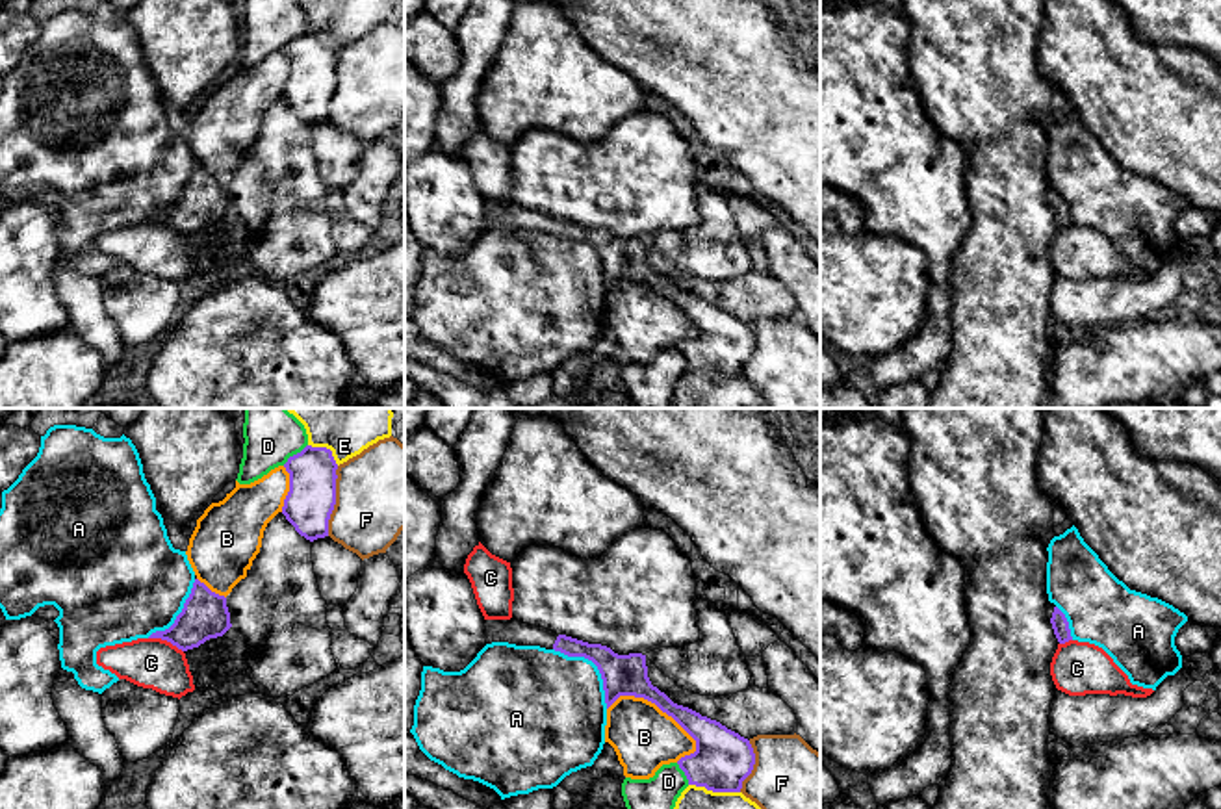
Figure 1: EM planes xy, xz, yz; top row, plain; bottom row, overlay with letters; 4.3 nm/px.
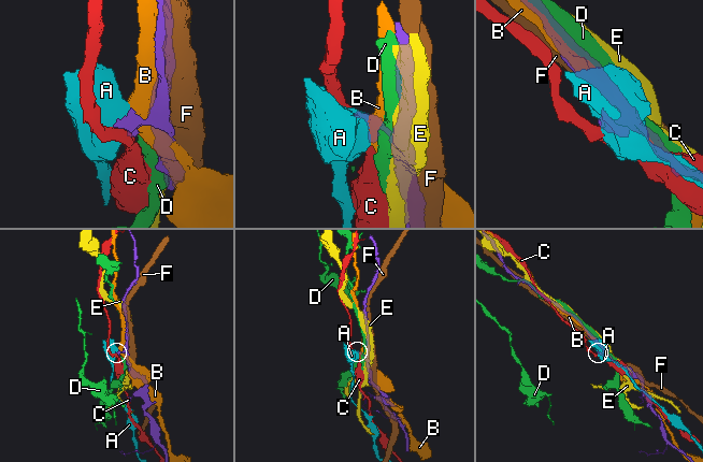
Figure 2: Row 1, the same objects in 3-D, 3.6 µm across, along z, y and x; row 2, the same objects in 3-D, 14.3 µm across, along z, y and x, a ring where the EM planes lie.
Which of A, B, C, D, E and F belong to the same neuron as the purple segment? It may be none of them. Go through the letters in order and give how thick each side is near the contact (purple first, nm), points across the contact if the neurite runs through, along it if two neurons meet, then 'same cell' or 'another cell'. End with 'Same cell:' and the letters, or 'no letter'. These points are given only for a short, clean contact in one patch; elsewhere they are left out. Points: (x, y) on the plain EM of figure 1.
A: 180/440 nm | another cell
B: 180/280 nm | another cell
C: 200/220 nm | another cell
D: 200/220 nm | another cell
E: 260/280 nm | another cell
F: 200/380 nm | another cell
Same cell: no letter

